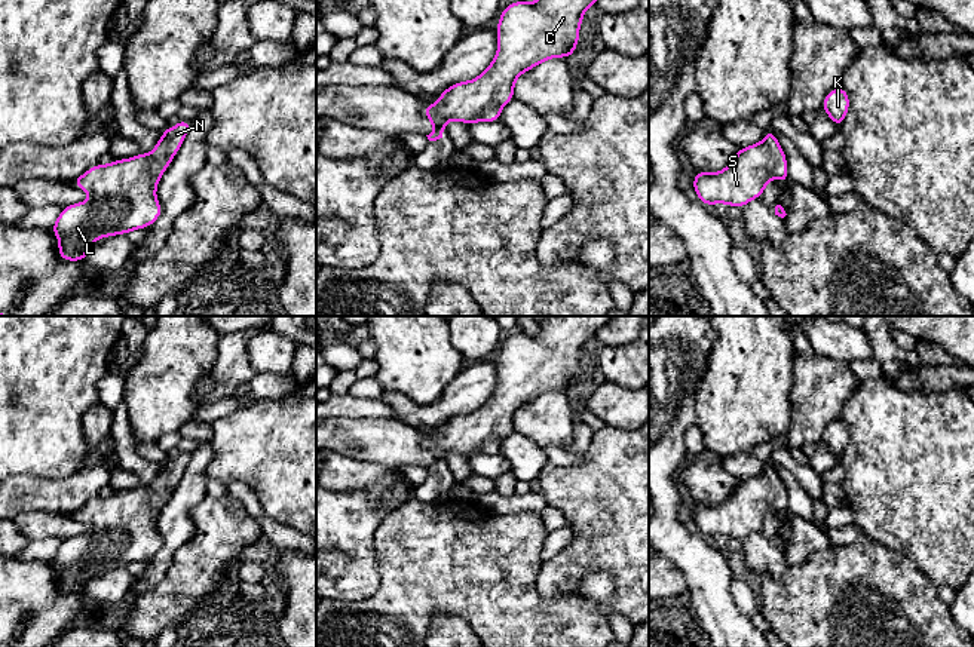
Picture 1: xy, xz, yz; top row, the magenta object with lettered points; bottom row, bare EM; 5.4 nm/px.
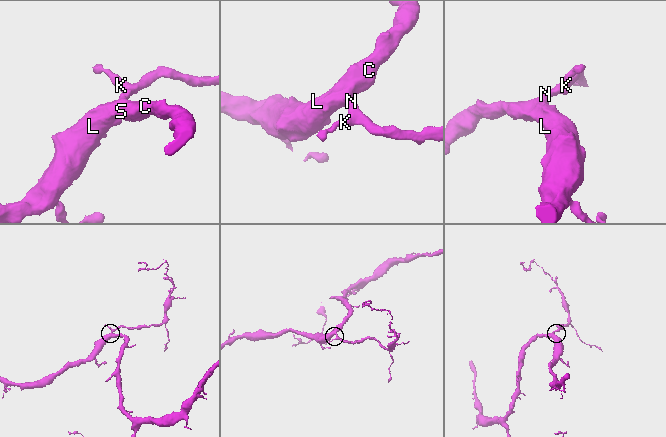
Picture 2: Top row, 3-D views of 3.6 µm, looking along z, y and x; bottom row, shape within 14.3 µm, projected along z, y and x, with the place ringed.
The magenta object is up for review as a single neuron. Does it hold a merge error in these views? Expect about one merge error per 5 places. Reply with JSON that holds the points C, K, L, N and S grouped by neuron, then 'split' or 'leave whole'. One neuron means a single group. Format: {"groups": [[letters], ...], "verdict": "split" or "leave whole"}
{"groups": [["C", "K", "L", "N", "S"]], "verdict": "leave whole"}

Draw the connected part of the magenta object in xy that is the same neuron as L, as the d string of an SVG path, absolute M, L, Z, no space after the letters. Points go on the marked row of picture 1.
M180 120L162 132L150 154L95 165L73 180L73 185L89 191L91 197L62 208L50 229L59 240L61 260L85 264L95 239L126 234L157 221L162 206L156 187L190 126L190 120Z

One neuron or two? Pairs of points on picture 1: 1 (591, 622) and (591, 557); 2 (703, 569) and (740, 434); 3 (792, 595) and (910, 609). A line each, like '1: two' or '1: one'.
1: two
2: two
3: one

